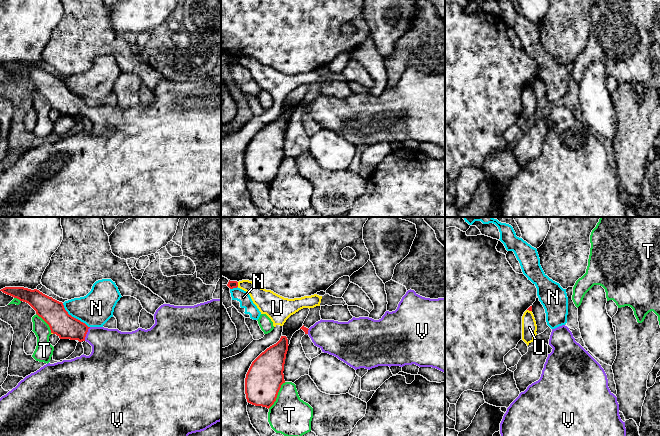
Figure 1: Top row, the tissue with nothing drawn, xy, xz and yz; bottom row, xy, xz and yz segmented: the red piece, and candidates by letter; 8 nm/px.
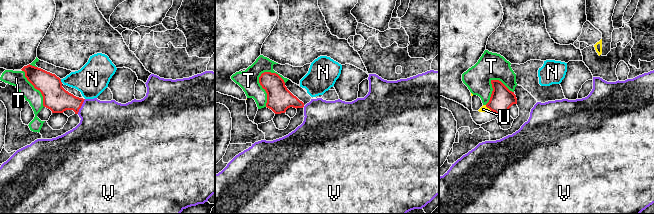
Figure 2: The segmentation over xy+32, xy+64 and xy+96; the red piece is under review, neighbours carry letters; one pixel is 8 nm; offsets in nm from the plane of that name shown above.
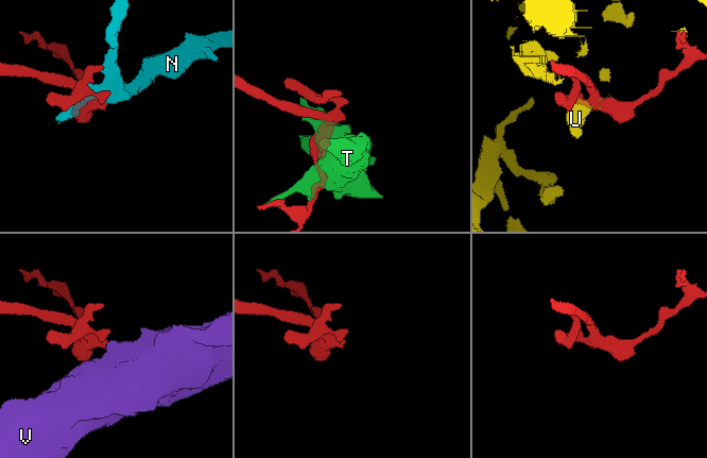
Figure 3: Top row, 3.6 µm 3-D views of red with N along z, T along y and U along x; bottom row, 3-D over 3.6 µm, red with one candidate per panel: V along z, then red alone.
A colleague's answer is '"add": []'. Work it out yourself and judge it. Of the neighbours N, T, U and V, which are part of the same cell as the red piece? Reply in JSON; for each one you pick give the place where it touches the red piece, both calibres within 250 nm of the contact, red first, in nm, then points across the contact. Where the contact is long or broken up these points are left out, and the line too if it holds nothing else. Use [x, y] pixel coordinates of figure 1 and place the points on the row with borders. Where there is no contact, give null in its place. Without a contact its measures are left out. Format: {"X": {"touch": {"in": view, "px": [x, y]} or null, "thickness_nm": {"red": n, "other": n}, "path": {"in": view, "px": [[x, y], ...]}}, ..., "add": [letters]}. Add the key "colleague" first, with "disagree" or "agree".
{"colleague": "disagree", "V": {"touch": {"in": "xy", "px": [86, 333]}, "thickness_nm": {"red": 200, "other": 340}, "path": {"in": "xy", "px": [[62, 324], [86, 333], [100, 338], [112, 350]]}}, "add": ["V"]}

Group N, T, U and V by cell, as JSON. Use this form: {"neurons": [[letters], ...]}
{"neurons": [["N"], ["T"], ["U"], ["V"]]}

